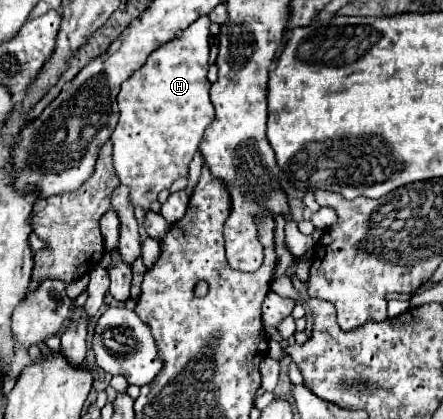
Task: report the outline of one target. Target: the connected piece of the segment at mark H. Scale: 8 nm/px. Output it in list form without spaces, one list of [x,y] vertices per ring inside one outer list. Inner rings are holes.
[[[200,16],[192,22],[178,38],[162,44],[154,50],[146,64],[138,68],[124,84],[118,94],[120,120],[112,132],[114,144],[114,168],[120,178],[120,184],[130,188],[132,206],[144,208],[150,212],[152,202],[156,202],[158,194],[172,186],[178,178],[188,178],[188,166],[198,152],[204,130],[214,122],[214,106],[210,102],[210,82],[206,78],[208,72],[208,38],[210,38],[210,18]]]

